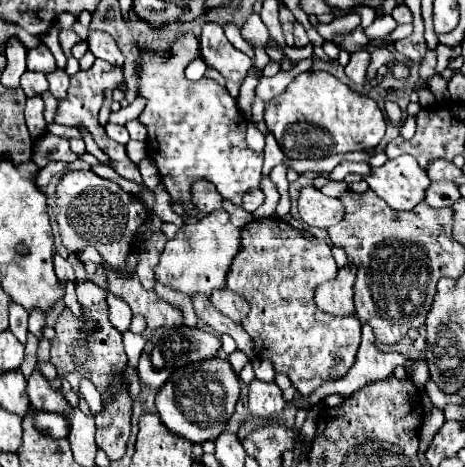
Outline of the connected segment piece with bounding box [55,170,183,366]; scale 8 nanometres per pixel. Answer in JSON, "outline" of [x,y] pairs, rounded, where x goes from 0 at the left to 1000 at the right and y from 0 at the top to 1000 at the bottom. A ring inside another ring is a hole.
{"outline":[[[196,364],[183,368],[144,368],[131,390],[123,394],[123,441],[118,441],[118,471],[127,480],[131,518],[148,540],[170,540],[187,527],[209,531],[226,561],[226,591],[230,591],[230,621],[269,642],[286,672],[303,672],[316,685],[316,707],[308,715],[265,715],[265,737],[273,754],[273,771],[282,784],[295,784],[299,758],[325,719],[329,707],[342,698],[389,698],[394,668],[351,642],[329,621],[312,621],[299,604],[295,587],[273,587],[273,548],[290,540],[290,510],[299,488],[320,471],[316,441],[286,415],[265,411],[252,394],[230,390],[204,377]]]}

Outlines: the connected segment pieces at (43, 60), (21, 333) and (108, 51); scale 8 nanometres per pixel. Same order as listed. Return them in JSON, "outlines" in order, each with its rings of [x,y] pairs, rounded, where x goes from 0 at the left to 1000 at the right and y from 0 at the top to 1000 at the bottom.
{"outlines":[[[[88,94],[88,103],[62,107],[62,116],[58,116],[58,146],[92,154],[92,158],[105,158],[110,150],[123,146],[123,137],[118,137],[118,124],[114,124],[110,107],[97,103],[97,94]]],[[[32,647],[19,651],[19,707],[32,715],[32,724],[41,732],[54,737],[54,724],[58,724],[58,668]]],[[[191,60],[187,94],[191,94],[191,107],[209,124],[222,124],[222,128],[230,128],[243,141],[265,141],[265,116],[256,111],[252,90],[226,64],[196,64]]]]}

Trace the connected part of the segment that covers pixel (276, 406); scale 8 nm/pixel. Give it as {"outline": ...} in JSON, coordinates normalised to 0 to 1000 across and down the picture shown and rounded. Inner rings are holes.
{"outline":[[[548,809],[535,822],[535,878],[548,891],[583,895],[583,891],[600,887],[609,878],[609,869],[613,869],[613,857],[591,818],[566,818],[566,814]]]}

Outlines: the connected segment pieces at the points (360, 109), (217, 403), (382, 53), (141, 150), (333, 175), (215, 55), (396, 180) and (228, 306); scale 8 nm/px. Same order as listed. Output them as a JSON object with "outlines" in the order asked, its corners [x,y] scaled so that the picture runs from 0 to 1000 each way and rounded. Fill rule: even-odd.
{"outlines":[[[[699,150],[643,158],[609,201],[570,223],[570,266],[617,338],[686,343],[755,321],[802,321],[828,287],[828,253],[811,218],[768,201]]],[[[462,762],[437,775],[411,775],[406,805],[368,805],[342,835],[333,865],[342,895],[368,925],[411,946],[441,946],[462,942],[484,921],[484,908],[501,887],[510,852],[514,852],[514,814],[497,779]]],[[[811,99],[798,111],[798,137],[794,137],[794,171],[806,163],[806,150],[815,150],[824,137],[845,137],[849,133],[849,116],[824,99]]],[[[277,300],[277,308],[269,313],[273,317],[273,334],[299,351],[312,334],[316,334],[316,321],[312,321],[312,304],[295,304],[295,300]]],[[[733,347],[733,351],[725,351],[712,368],[708,368],[708,385],[716,385],[716,390],[725,390],[725,385],[738,385],[751,368],[776,368],[785,347]]],[[[441,47],[432,60],[432,120],[445,141],[471,150],[488,171],[488,197],[510,210],[514,184],[544,128],[510,107],[488,81],[467,47]]],[[[880,330],[832,343],[824,355],[798,355],[798,368],[781,377],[781,385],[811,420],[832,428],[845,450],[892,445],[927,394],[914,364]]],[[[492,617],[462,621],[462,625],[454,630],[454,647],[458,647],[458,655],[462,655],[471,668],[480,668],[484,677],[492,677],[492,681],[505,685],[505,690],[518,690],[518,685],[531,677],[531,668],[535,668],[531,642],[518,638],[514,630],[505,630],[505,625],[492,621]]]]}

